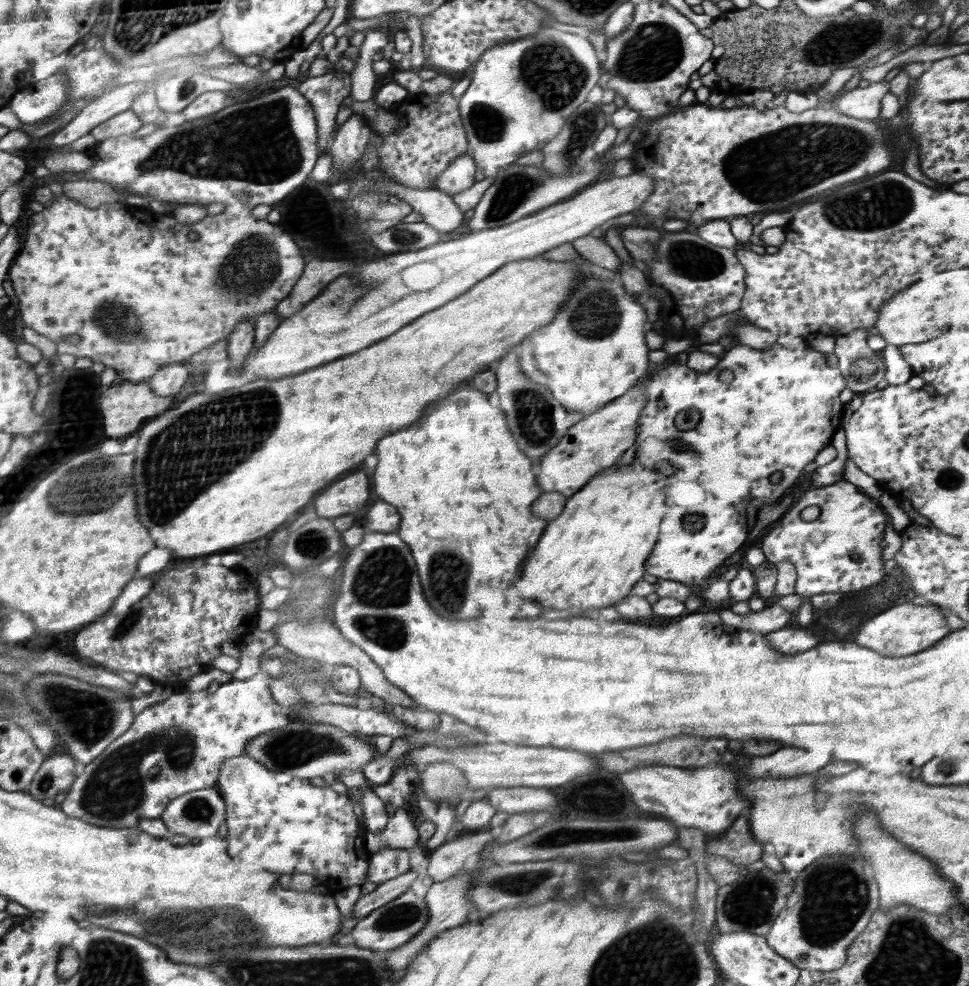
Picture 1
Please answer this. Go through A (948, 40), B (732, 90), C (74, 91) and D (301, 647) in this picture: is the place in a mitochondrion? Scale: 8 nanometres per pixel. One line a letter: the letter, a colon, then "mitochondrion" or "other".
A: other
B: other
C: other
D: other

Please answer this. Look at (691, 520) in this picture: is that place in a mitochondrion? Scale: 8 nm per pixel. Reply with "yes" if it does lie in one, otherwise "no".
yes

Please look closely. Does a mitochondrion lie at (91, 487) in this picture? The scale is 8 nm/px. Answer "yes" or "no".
yes

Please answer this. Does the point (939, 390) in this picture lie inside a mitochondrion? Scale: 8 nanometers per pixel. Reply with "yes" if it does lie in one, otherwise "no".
no

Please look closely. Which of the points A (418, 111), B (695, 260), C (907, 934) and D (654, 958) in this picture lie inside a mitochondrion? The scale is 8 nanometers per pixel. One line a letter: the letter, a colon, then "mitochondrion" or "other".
A: other
B: mitochondrion
C: mitochondrion
D: mitochondrion

